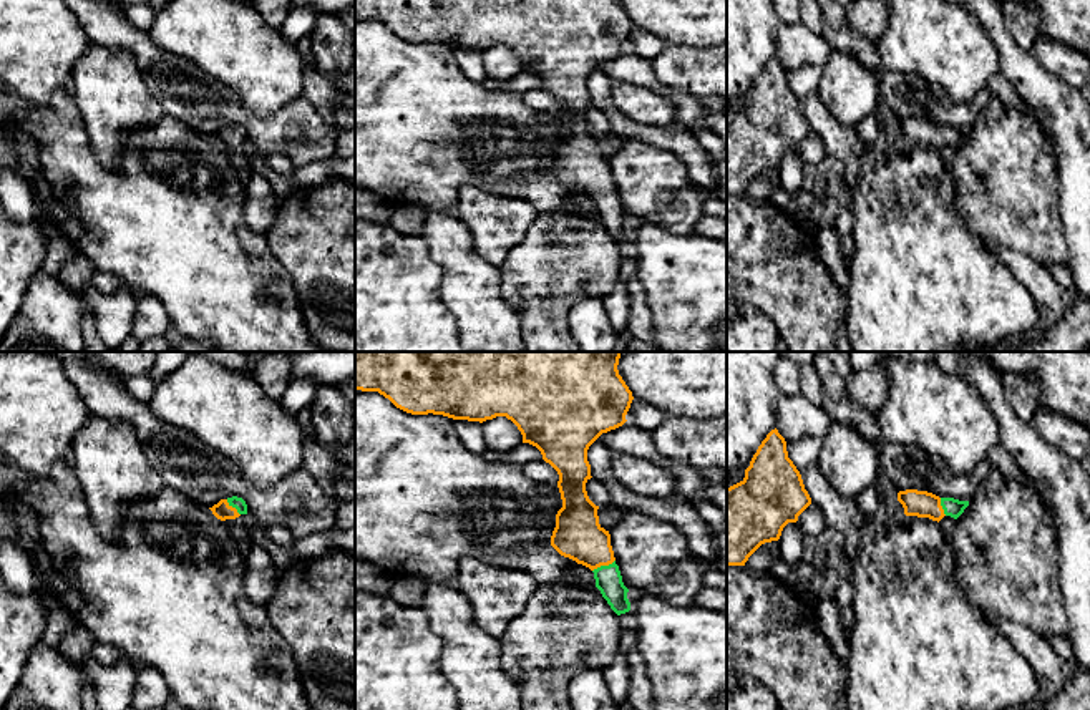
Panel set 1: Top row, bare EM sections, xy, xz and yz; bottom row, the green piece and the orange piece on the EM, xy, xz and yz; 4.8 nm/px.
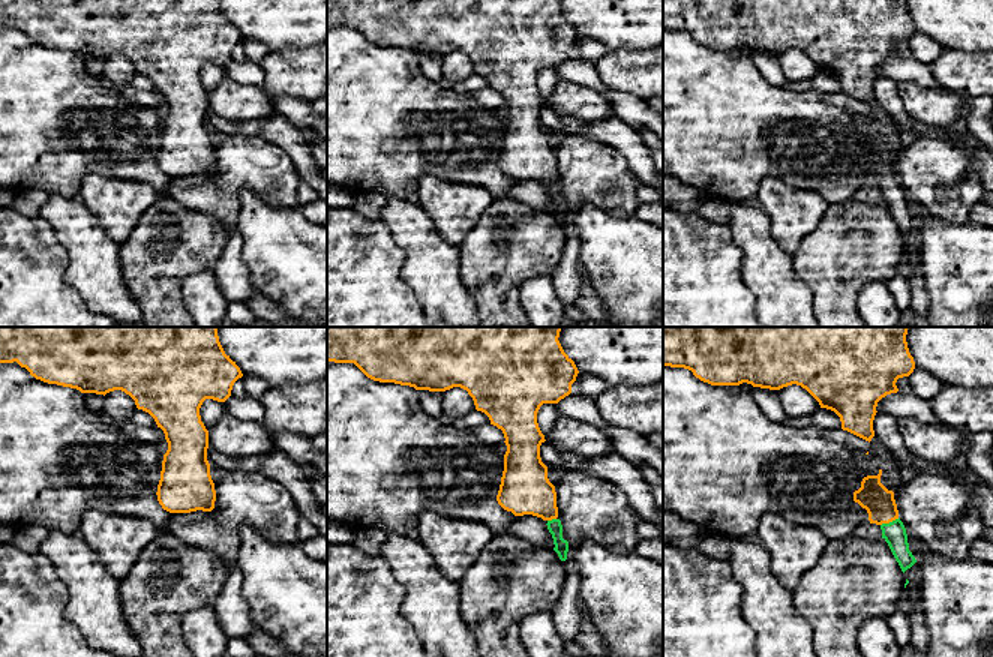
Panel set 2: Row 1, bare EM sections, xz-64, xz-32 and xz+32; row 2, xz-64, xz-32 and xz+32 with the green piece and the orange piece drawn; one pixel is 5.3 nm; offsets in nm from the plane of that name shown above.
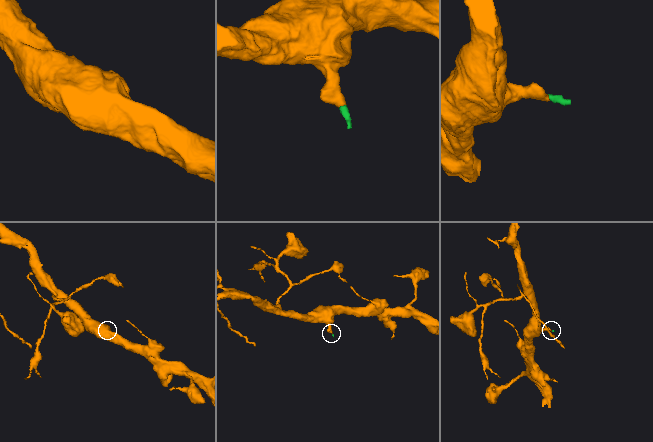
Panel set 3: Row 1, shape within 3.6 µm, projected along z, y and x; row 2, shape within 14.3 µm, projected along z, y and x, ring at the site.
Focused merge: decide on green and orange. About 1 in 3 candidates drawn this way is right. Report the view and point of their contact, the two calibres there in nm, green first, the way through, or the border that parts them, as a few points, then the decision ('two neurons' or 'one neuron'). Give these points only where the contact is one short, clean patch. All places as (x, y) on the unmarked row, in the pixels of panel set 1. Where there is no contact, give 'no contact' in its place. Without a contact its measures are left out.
meets green in xz at (603, 194); 130 nm thick on the green side, 240 nm on the other; runs through xz (608, 206), (603, 194), (598, 183), (578, 163); one neuron

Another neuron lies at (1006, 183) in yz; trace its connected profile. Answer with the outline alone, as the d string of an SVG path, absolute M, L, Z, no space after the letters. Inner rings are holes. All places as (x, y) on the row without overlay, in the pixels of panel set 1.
M990 98L952 161L954 204L981 239L1027 254L1047 267L1070 262L1058 209L1057 154L1042 126L1019 109Z

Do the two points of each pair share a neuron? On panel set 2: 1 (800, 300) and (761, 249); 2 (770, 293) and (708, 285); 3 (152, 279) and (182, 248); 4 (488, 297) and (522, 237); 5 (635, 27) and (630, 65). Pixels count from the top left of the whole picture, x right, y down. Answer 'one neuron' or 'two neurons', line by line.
1: one neuron
2: two neurons
3: one neuron
4: one neuron
5: two neurons

